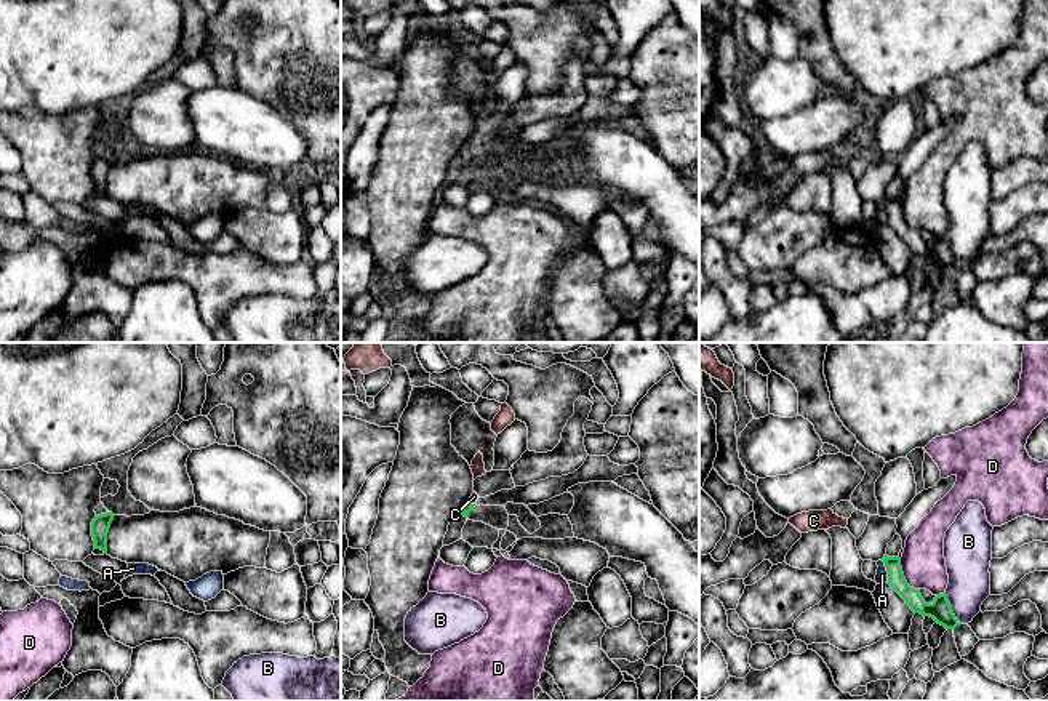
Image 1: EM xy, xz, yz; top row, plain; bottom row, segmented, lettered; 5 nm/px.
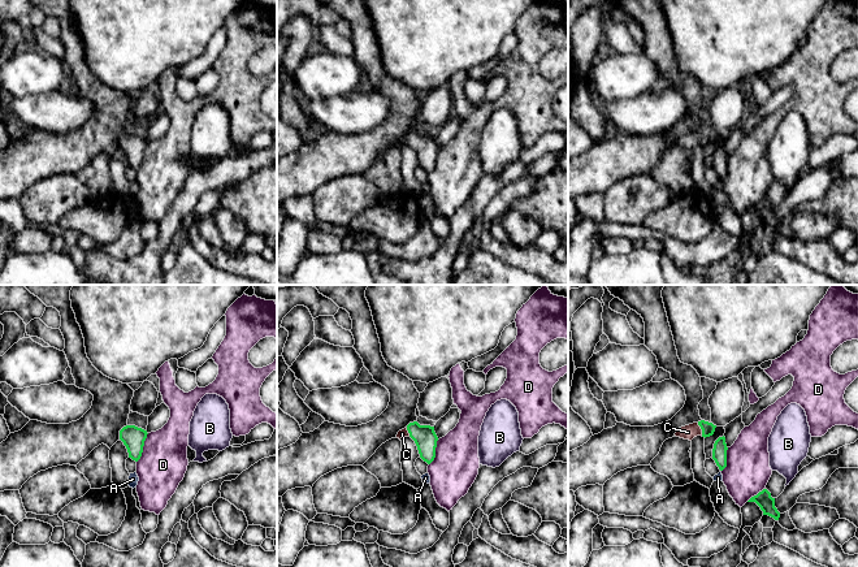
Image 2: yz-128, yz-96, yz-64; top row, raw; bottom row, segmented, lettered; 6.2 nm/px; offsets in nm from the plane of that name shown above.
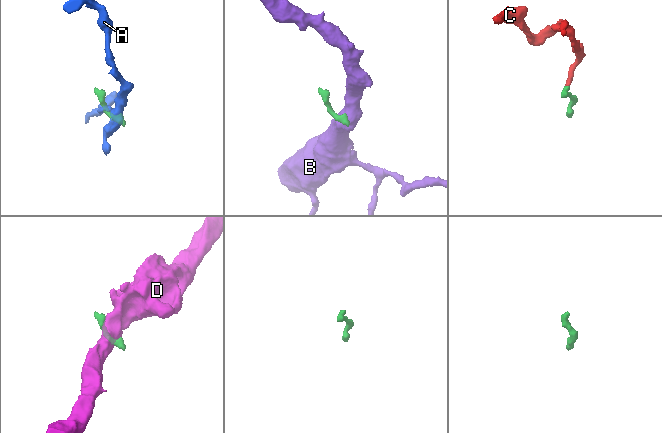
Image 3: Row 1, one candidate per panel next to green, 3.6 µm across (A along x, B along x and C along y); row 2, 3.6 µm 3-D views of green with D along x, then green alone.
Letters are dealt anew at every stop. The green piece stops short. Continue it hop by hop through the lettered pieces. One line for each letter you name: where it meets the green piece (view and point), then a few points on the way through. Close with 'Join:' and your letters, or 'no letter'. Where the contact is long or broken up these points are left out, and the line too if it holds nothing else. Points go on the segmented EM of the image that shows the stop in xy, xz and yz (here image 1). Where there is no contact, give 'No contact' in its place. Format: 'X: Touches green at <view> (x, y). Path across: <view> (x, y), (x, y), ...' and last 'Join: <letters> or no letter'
C: Touches green at xz (469, 503). Path across: xz (468, 508), (469, 503), (474, 496)
Join: C

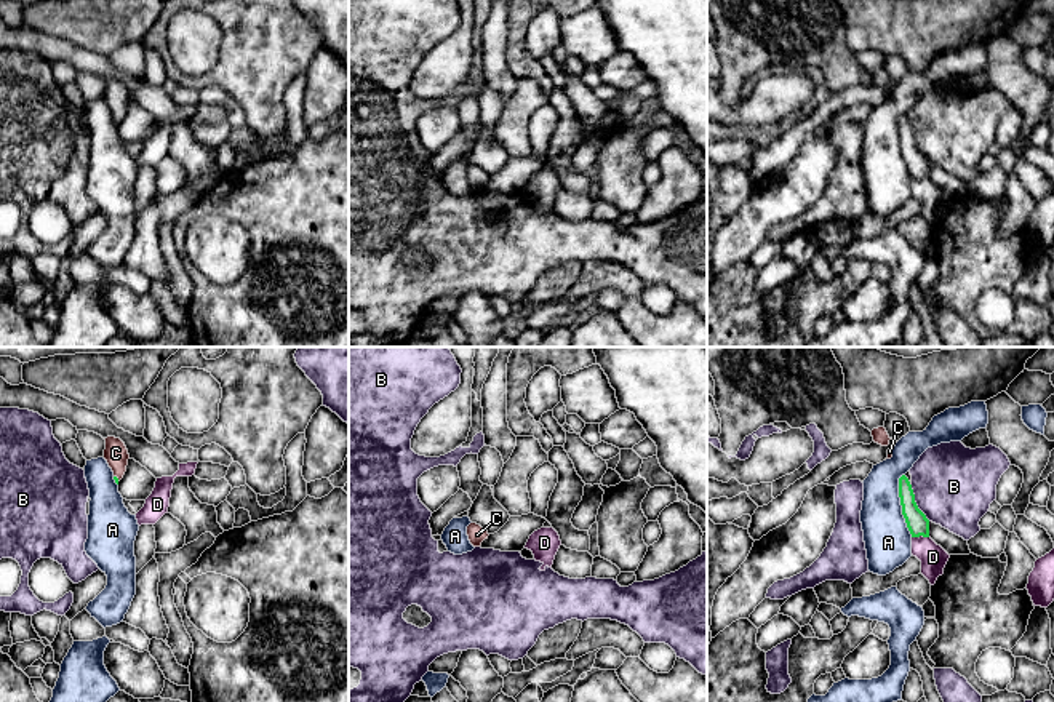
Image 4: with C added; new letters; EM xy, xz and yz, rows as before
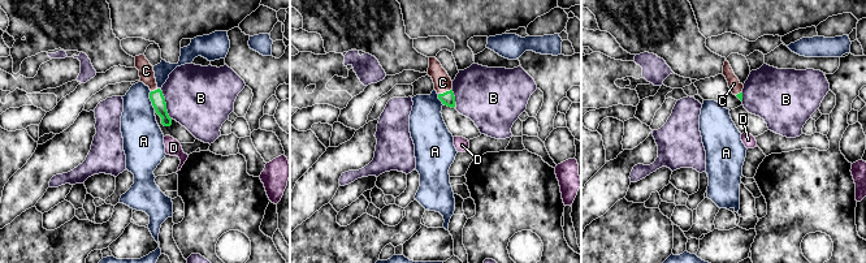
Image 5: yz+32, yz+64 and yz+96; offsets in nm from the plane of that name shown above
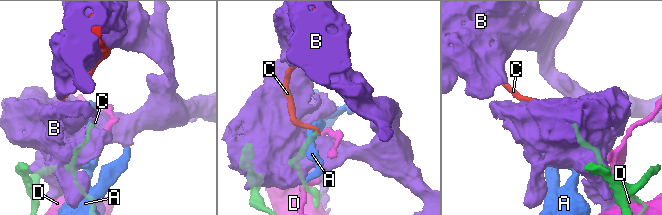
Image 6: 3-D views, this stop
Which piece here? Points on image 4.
C: Touches green at xy (117, 478). Path across: xy (115, 478), (117, 478), (115, 453)
Join: C

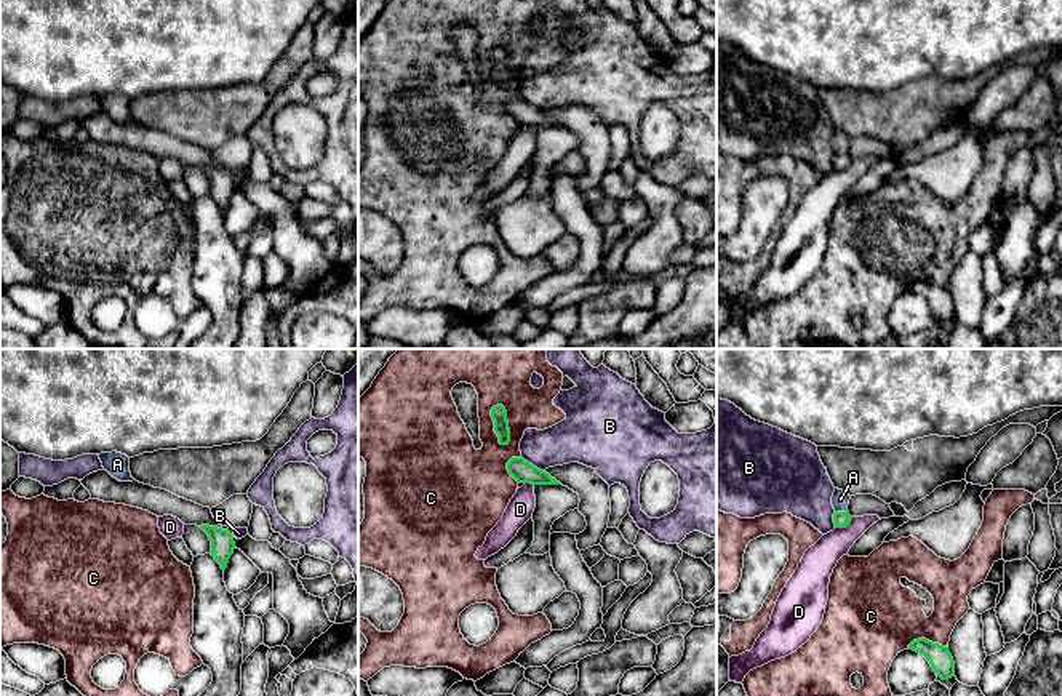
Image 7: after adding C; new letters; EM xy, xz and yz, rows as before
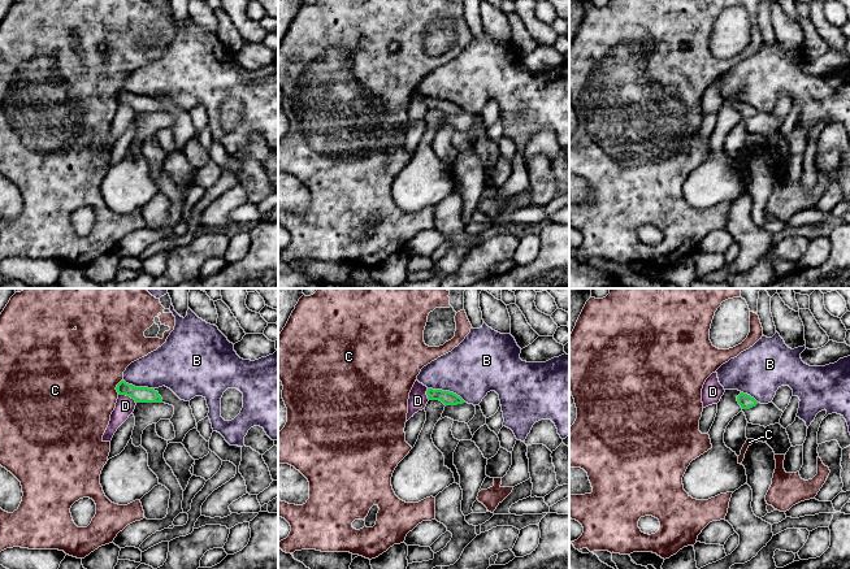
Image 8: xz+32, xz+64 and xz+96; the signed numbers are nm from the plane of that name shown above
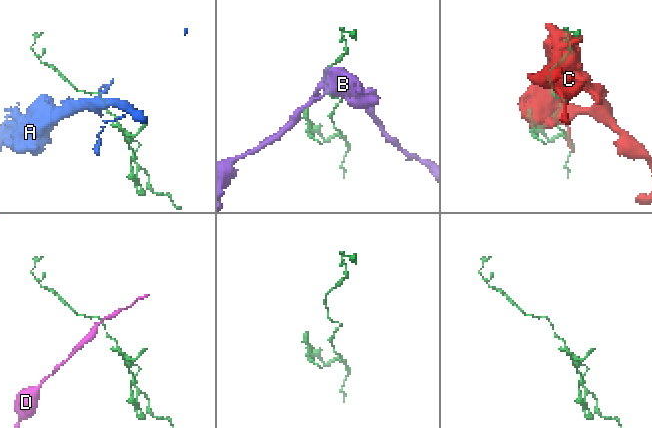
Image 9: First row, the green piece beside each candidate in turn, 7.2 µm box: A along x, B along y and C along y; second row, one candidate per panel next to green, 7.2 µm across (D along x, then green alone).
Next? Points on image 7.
Join: no letter

